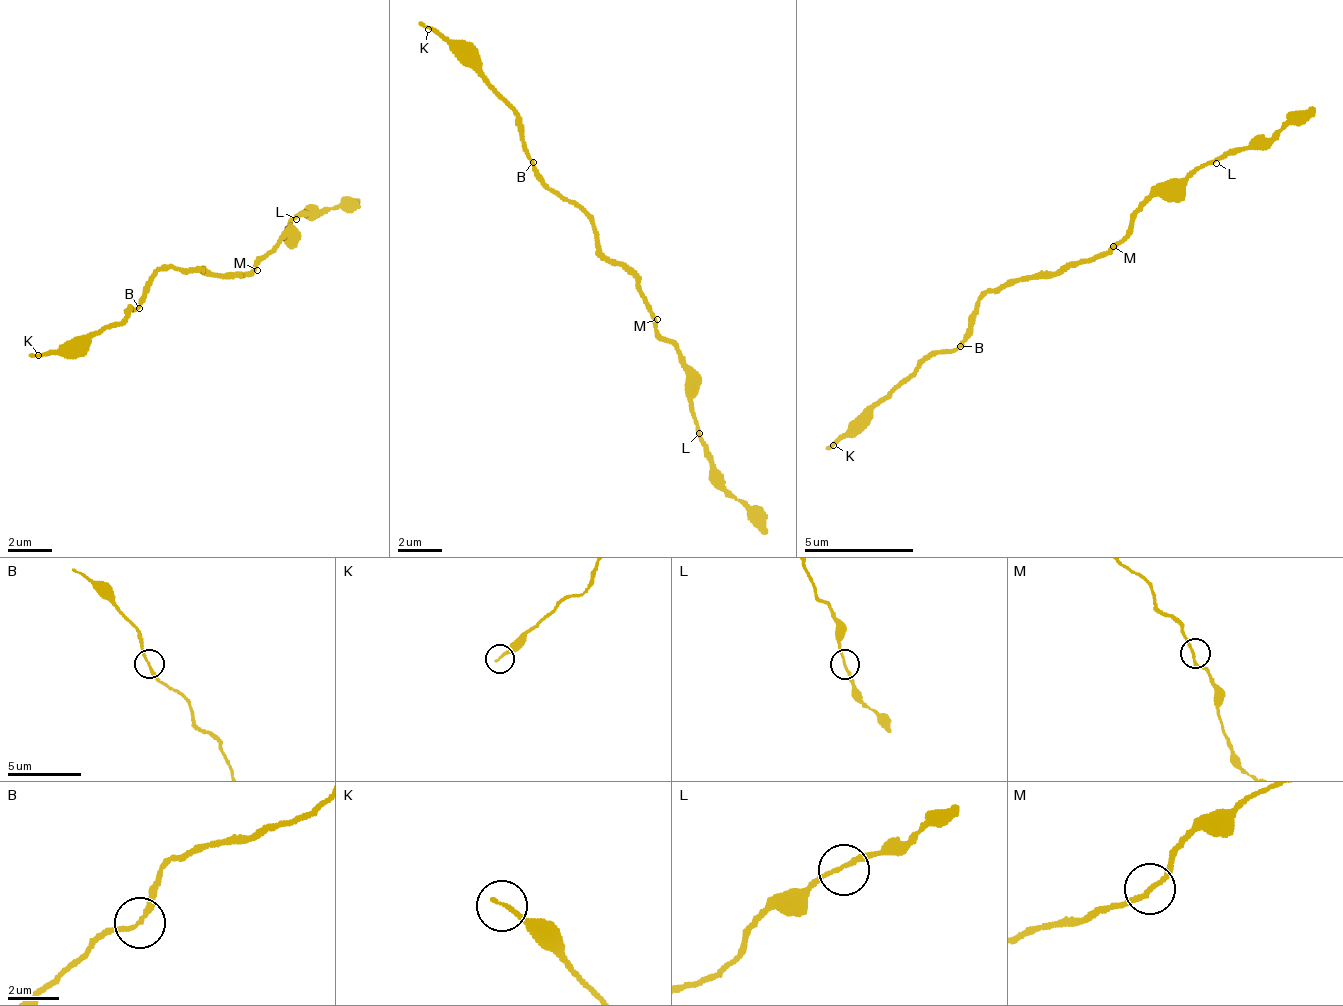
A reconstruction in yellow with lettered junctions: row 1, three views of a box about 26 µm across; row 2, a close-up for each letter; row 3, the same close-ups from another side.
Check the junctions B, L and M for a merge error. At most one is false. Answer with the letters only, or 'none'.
none

